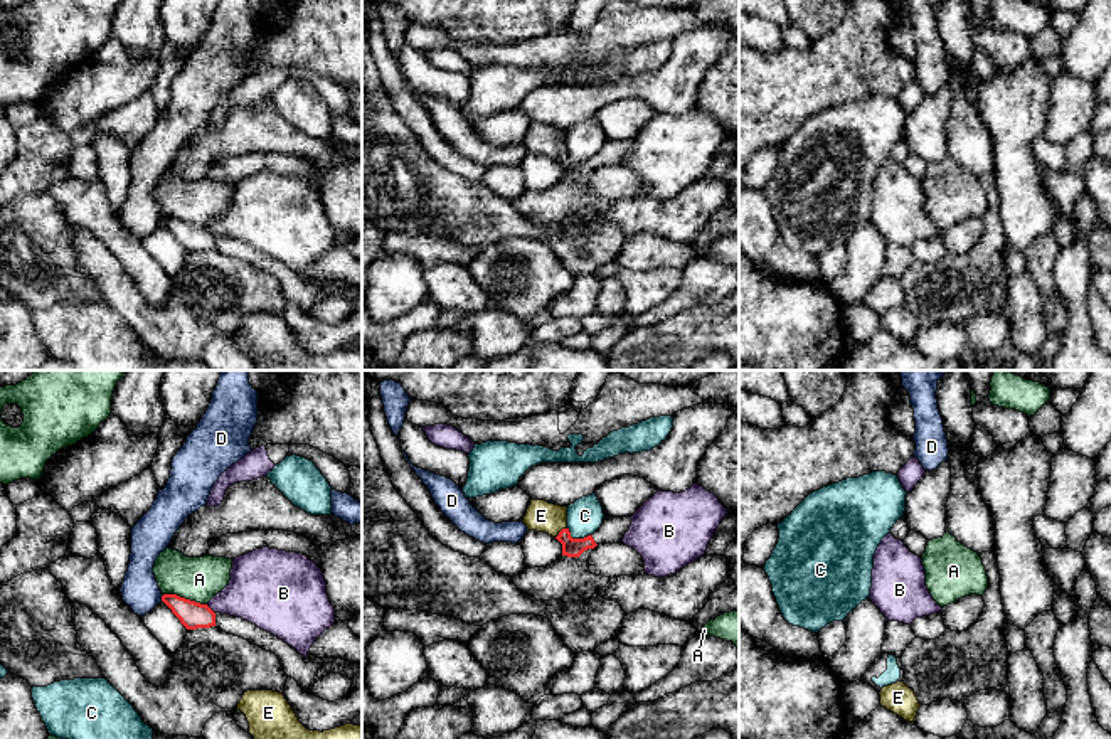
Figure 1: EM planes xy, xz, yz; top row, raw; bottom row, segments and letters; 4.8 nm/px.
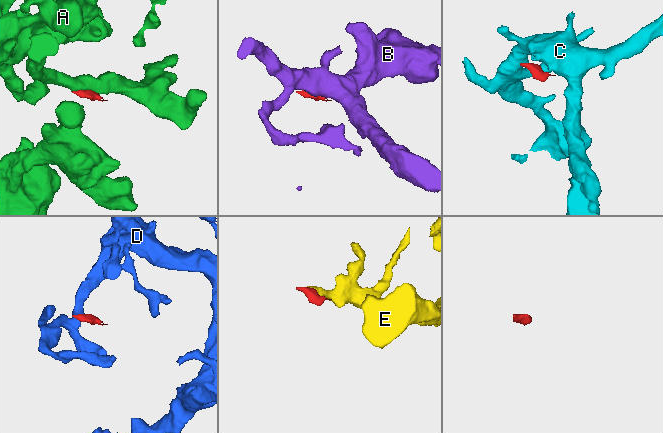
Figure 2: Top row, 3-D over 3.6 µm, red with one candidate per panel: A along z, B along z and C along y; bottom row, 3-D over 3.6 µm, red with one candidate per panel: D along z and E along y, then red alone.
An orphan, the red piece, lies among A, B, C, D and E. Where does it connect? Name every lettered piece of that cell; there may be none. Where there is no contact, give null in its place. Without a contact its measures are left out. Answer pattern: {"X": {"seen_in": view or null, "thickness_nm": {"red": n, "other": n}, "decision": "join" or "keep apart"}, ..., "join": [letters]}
{"A": {"seen_in": "xy", "thickness_nm": {"red": 130, "other": 220}, "decision": "keep apart"}, "B": {"seen_in": "xy", "thickness_nm": {"red": 130, "other": 300}, "decision": "keep apart"}, "C": {"seen_in": "xz", "thickness_nm": {"red": 100, "other": 170}, "decision": "keep apart"}, "D": {"seen_in": "xy", "thickness_nm": {"red": 130, "other": 180}, "decision": "keep apart"}, "E": {"seen_in": "xz", "thickness_nm": {"red": 100, "other": 150}, "decision": "keep apart"}, "join": []}

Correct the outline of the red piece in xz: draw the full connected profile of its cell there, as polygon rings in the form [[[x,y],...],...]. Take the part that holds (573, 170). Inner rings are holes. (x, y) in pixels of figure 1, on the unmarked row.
[[[606,140],[601,150],[584,162],[572,162],[569,152],[562,152],[556,160],[562,167],[562,178],[579,180],[584,173],[599,167],[618,167],[631,150],[631,140]]]

